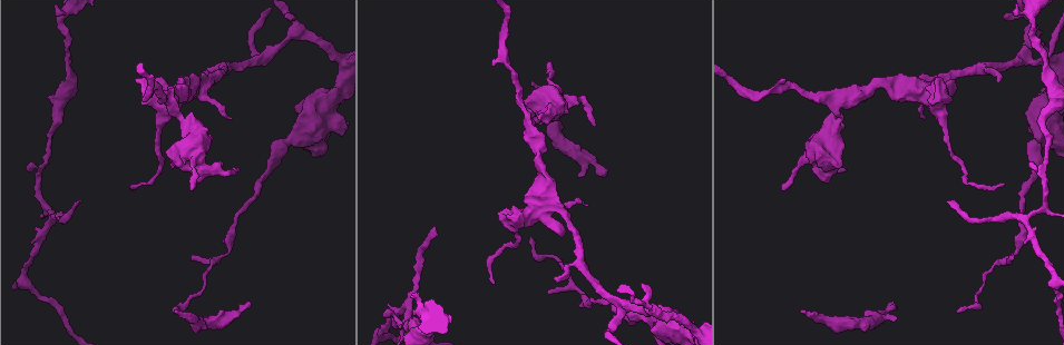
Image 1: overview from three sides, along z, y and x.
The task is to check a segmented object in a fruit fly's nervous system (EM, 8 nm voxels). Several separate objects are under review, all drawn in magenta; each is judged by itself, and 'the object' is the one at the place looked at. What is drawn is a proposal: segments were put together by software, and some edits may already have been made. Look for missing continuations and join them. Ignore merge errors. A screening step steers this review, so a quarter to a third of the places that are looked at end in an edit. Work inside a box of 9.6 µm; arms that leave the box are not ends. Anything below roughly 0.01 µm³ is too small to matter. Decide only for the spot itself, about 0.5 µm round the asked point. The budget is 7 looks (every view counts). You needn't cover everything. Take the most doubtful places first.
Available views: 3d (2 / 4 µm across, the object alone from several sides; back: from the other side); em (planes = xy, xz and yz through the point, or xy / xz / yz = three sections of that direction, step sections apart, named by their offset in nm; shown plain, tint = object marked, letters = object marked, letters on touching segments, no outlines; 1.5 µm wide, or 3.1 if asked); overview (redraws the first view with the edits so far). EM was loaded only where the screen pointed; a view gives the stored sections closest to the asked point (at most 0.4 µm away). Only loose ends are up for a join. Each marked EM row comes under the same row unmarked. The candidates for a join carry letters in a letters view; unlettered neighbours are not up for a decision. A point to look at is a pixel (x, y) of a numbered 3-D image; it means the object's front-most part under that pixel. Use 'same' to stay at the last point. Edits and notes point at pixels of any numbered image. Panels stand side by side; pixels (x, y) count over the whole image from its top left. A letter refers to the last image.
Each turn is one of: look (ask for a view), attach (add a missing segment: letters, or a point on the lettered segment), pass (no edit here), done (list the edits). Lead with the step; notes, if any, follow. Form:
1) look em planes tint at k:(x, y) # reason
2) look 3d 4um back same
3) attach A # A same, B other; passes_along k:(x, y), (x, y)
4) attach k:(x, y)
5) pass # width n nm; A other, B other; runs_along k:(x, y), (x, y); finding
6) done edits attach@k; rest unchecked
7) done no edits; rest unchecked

look em xz step 8 letters at 1:(895, 304) # free end

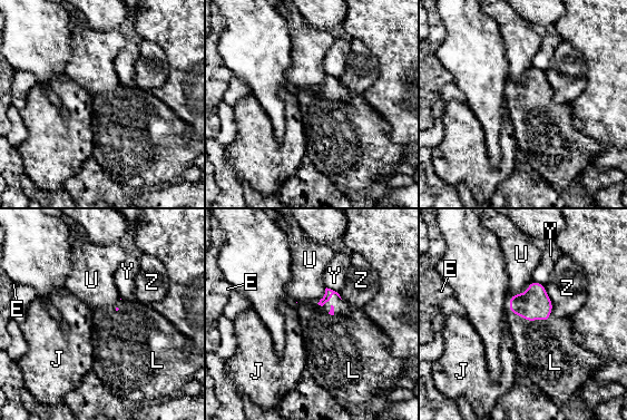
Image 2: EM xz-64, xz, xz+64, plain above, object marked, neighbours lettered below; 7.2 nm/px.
attach L # longest_contact Z 200 nm; E other, J other, L same, U other, Y other, Z other; passes_along 2:(535, 303), (531, 320), (544, 352); it goes on there

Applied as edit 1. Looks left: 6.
look overview

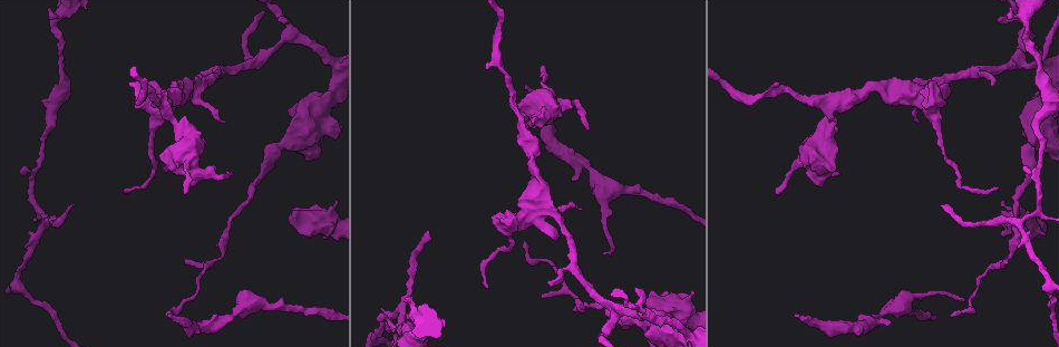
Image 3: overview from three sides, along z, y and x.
look em planes letters at 3:(543, 65) # free end

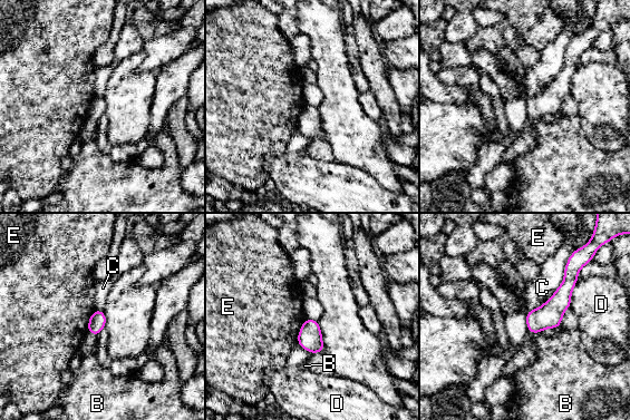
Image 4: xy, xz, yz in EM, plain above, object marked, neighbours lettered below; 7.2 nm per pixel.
pass # B other, C other, D other, E other; runs_along 4:(569, 269), (562, 296), (530, 328); none of them fits

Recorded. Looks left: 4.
look 3d 4um at 3:(941, 205) # free end

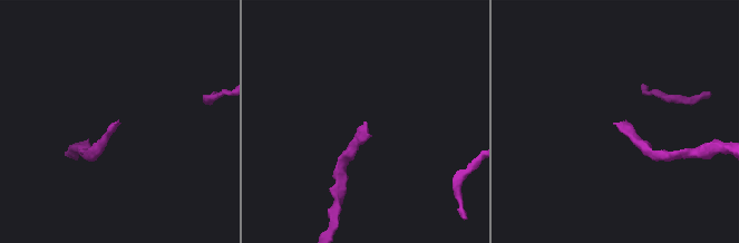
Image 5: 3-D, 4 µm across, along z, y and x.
look em xz step 8 letters at 5:(367, 124)

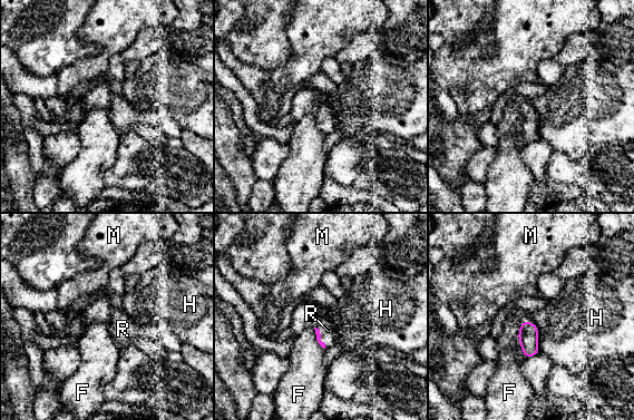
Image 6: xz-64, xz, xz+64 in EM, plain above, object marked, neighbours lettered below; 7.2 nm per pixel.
look em planes letters same

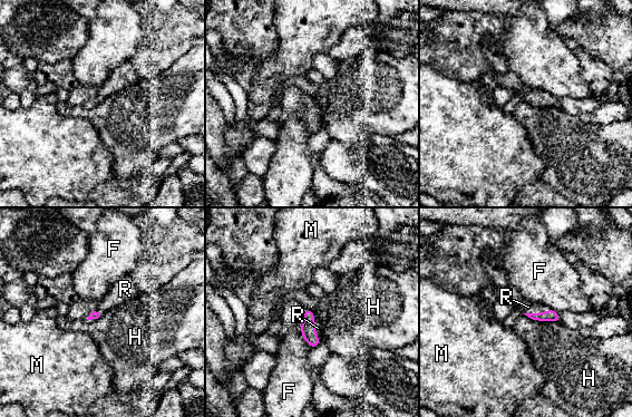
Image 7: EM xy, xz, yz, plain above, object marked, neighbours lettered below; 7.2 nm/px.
attach R # longest_contact H 280 nm; F other, H other, M other, R same; it goes on there

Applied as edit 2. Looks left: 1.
done edits attach@2, attach@7; rest unchecked

